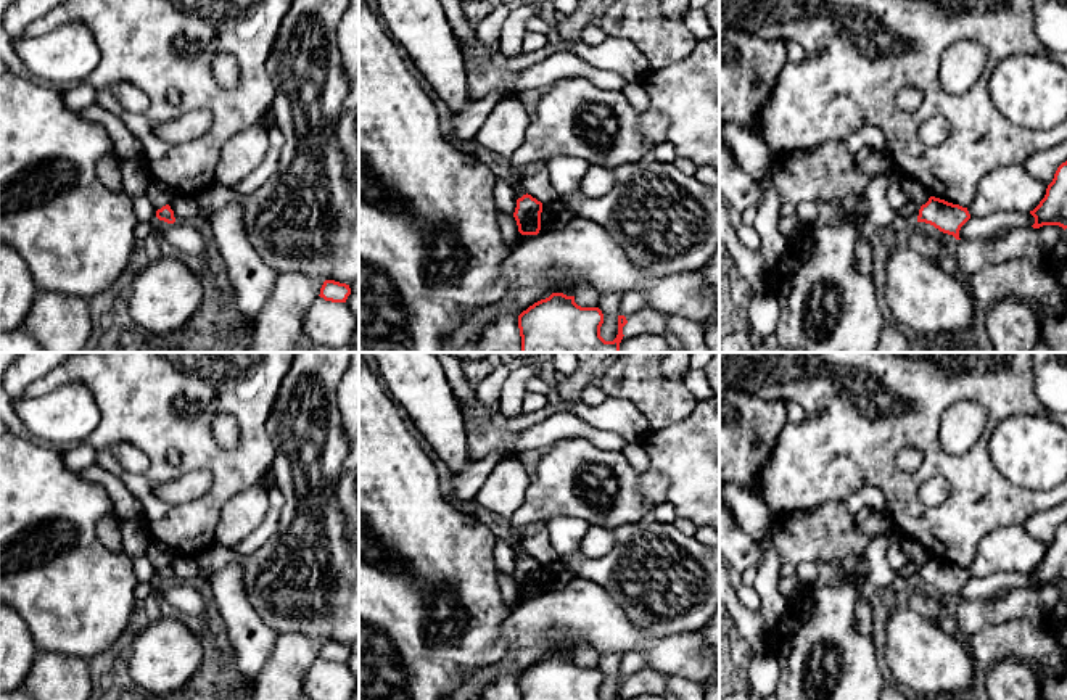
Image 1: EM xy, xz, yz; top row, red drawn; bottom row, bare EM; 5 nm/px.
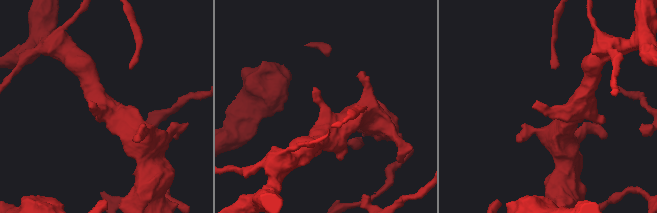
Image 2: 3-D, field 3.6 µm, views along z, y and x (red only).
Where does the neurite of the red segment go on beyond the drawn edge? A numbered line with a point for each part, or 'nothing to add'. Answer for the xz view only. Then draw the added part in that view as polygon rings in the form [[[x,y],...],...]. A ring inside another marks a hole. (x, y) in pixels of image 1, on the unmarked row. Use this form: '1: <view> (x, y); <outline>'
nothing to add

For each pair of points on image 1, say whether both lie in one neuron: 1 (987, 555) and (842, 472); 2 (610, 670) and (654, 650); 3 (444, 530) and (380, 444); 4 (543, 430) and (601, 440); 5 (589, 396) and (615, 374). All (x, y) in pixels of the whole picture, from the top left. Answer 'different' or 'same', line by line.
1: different
2: different
3: same
4: same
5: different

